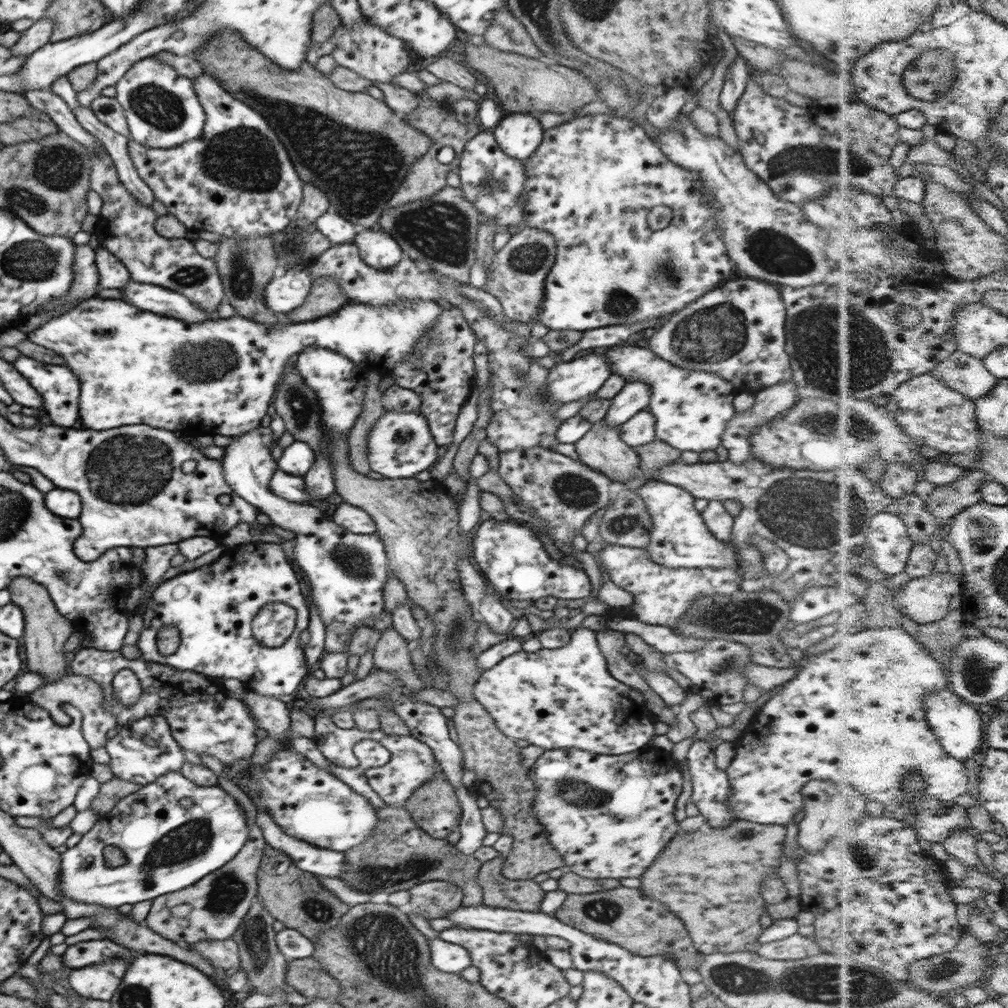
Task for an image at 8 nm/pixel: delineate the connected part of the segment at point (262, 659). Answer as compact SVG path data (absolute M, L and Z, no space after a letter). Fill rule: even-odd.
M248 543L236 547L226 547L213 564L170 578L151 594L144 609L143 629L138 640L138 650L145 661L167 664L183 671L202 673L207 677L223 677L226 680L238 679L245 688L260 696L278 697L280 694L298 692L300 682L309 675L304 649L300 647L301 632L309 625L309 610L302 595L298 576L292 568L292 560L286 557L281 546L273 543ZM282 602L297 610L297 622L293 636L279 649L261 646L252 636L253 618L265 604ZM164 626L176 626L180 632L180 646L172 655L162 655L158 651L156 639Z

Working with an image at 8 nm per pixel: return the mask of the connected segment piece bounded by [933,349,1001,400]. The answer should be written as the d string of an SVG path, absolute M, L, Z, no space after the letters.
M960 349L933 373L972 400L991 394L1001 381L986 366L985 359L976 358Z

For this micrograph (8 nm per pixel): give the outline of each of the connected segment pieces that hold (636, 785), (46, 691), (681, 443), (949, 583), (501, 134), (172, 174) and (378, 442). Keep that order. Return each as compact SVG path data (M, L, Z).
M654 745L628 754L608 756L578 750L546 750L529 770L536 785L533 814L543 826L549 843L562 856L566 870L594 878L639 878L679 832L674 817L676 799L683 791L679 761Z
M66 675L61 676L61 679L51 682L50 684L38 687L34 692L25 695L27 700L45 708L52 718L54 718L54 708L58 704L68 703L76 706L83 714L82 719L82 734L89 744L91 750L96 750L107 743L106 732L117 725L117 720L113 714L106 712L101 705L103 703L103 690L97 682L94 682L87 676Z
M626 346L610 350L605 355L613 374L623 376L626 382L644 381L651 386L650 402L646 410L656 417L656 437L681 452L716 450L722 444L722 433L735 413L733 400L739 390L734 390L733 384L711 372L680 368L658 358L646 348Z
M946 572L946 574L933 573L926 578L912 579L903 589L894 591L899 591L896 592L897 601L904 614L918 622L920 626L930 625L949 616L952 597L962 595L964 582L964 575L956 577L952 572Z
M505 113L492 134L502 152L524 162L537 152L544 131L535 113Z
M202 74L193 80L192 86L194 86L194 92L196 92L198 101L206 115L203 133L200 138L194 139L190 143L179 144L171 149L148 148L130 138L128 143L128 156L130 156L130 160L132 160L132 164L134 164L134 168L136 168L136 172L138 172L140 178L151 188L155 198L166 206L168 213L174 215L182 224L185 224L188 230L198 232L208 230L208 232L214 232L223 237L229 236L229 238L249 238L249 236L269 236L274 232L289 229L288 224L295 218L298 207L303 199L304 182L298 174L296 174L296 170L294 170L287 150L284 148L282 142L280 142L278 135L270 128L266 119L259 112L256 112L250 108L249 105L244 104L244 102L234 99L232 93L226 91L226 85L222 85L220 80L216 80L213 76Z
M386 411L373 424L368 433L367 459L371 470L382 474L386 479L410 478L422 470L430 470L439 460L438 446L435 443L426 417L418 411Z

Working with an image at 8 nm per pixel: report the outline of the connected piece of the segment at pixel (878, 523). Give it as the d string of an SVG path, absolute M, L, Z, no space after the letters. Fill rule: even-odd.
M890 512L878 514L870 526L868 540L875 550L877 574L893 578L897 574L907 573L915 542L903 516Z

